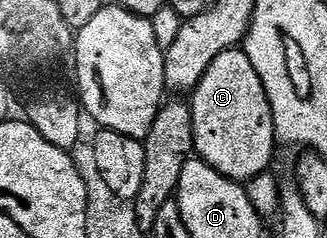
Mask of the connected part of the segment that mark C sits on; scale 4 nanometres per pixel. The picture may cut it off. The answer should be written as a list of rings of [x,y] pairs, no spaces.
[[[245,50],[220,53],[192,92],[190,112],[194,122],[194,155],[224,177],[249,181],[271,170],[274,159],[274,118],[260,73],[252,69]]]

